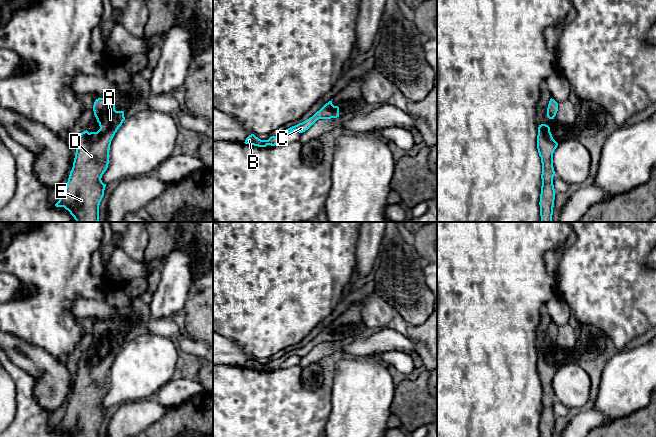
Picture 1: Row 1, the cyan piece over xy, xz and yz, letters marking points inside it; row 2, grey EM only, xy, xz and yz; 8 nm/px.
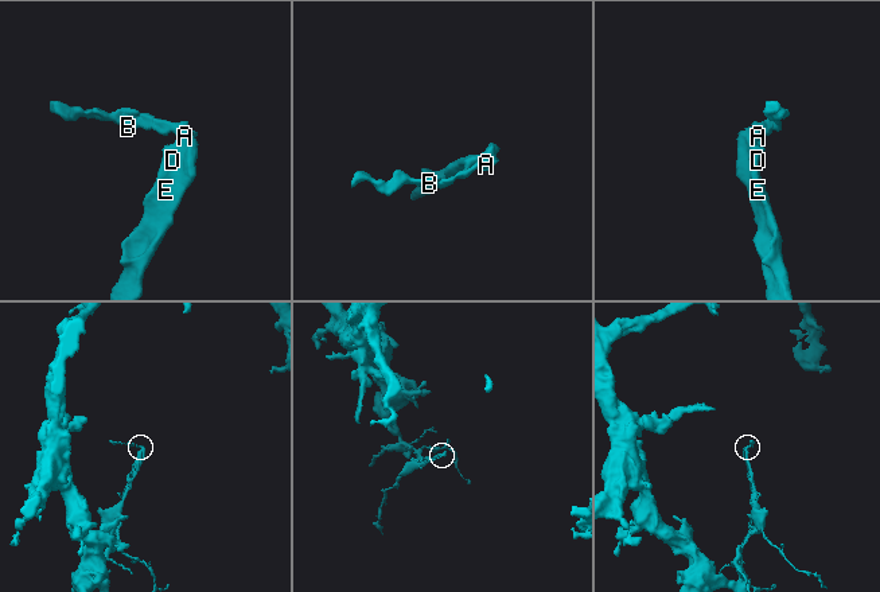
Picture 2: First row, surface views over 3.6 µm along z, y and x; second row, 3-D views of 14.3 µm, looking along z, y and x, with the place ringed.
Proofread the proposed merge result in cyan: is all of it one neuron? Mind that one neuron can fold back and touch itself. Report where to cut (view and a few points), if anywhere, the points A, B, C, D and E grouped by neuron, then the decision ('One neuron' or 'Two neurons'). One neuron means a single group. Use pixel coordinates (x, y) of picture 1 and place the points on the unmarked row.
No split. Groups: A B C D E. One neuron

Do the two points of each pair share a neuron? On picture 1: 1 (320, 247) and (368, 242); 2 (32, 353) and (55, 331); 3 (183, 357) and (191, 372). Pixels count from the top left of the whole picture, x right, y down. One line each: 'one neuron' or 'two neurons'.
1: two neurons
2: two neurons
3: one neuron

